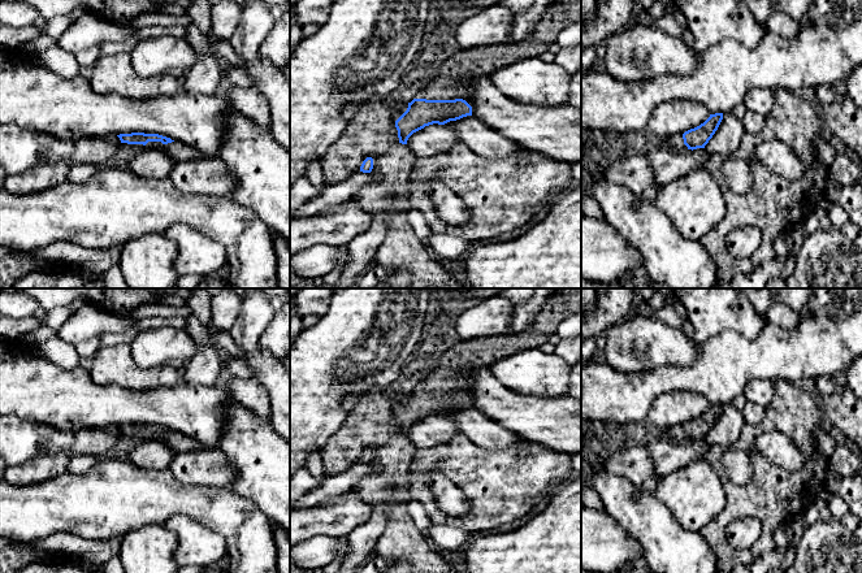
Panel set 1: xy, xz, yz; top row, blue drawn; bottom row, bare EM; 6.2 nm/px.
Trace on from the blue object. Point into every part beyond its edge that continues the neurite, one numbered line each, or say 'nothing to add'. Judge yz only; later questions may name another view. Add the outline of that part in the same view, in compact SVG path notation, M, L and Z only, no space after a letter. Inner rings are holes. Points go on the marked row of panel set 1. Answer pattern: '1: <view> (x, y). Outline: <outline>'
1: yz (676, 142). Outline: M673 135L667 139L663 139L659 142L660 146L667 147L667 148L676 148L676 149L683 149L684 148L684 139L683 135Z

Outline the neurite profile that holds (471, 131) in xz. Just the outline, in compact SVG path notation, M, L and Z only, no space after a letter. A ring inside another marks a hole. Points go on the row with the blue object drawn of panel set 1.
M473 116L450 121L445 126L455 131L460 143L482 157L508 157L528 151L499 131L491 130Z

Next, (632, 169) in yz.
M631 149L616 156L606 168L608 182L624 186L636 195L642 195L649 186L654 186L654 172L645 149Z

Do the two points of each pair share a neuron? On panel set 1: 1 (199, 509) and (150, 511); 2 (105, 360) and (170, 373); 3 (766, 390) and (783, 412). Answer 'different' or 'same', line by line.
1: same
2: same
3: different

